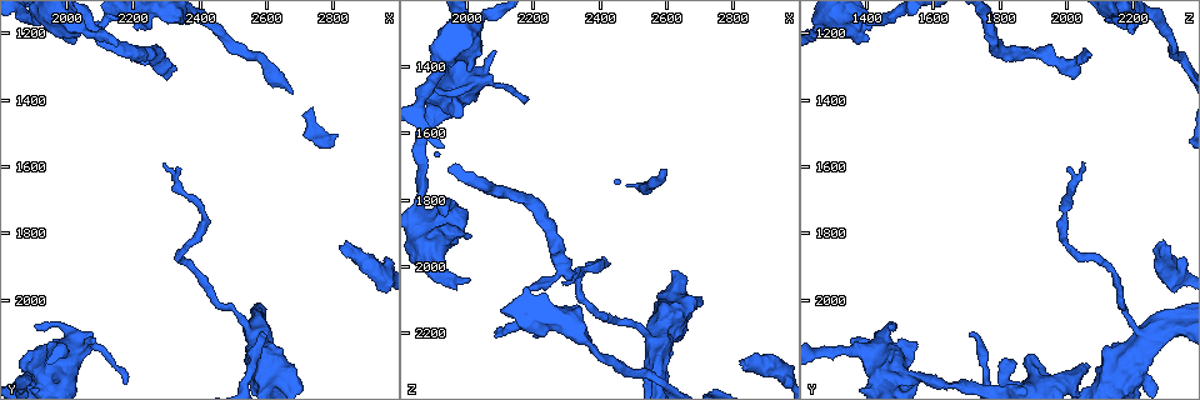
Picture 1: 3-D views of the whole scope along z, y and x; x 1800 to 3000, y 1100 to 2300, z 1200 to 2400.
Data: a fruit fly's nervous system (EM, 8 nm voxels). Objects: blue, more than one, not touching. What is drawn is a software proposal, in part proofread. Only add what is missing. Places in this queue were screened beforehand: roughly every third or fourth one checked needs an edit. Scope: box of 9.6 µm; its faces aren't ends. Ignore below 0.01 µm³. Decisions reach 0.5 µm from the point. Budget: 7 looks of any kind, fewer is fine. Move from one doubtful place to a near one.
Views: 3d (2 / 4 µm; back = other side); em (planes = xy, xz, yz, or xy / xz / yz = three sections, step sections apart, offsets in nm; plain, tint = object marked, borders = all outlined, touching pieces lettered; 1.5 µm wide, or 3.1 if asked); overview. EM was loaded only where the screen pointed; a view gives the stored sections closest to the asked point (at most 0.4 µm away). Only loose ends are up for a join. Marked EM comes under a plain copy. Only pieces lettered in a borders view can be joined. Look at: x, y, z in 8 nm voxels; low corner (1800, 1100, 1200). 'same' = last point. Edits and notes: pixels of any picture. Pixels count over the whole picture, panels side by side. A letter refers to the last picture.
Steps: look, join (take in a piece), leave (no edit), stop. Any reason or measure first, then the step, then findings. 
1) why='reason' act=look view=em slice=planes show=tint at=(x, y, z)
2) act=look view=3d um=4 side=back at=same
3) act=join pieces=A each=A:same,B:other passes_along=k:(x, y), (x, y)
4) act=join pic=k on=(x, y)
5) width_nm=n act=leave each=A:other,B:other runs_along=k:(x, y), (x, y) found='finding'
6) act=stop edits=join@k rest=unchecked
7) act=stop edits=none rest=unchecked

why='thick end' act=look view=em slice=planes show=borders at=(2210, 1180, 2210)

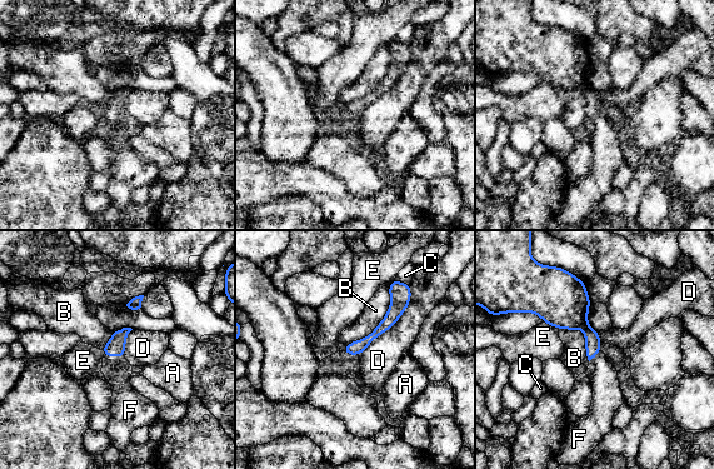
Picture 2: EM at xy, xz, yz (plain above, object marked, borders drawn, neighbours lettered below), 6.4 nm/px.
act=join pieces=F each=A:other,B:other,C:other,D:other,E:other,F:same passes_along=2:(115, 347), (114, 355), (116, 370) found='it goes on there'

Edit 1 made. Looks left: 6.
why='redraw' act=look view=overview

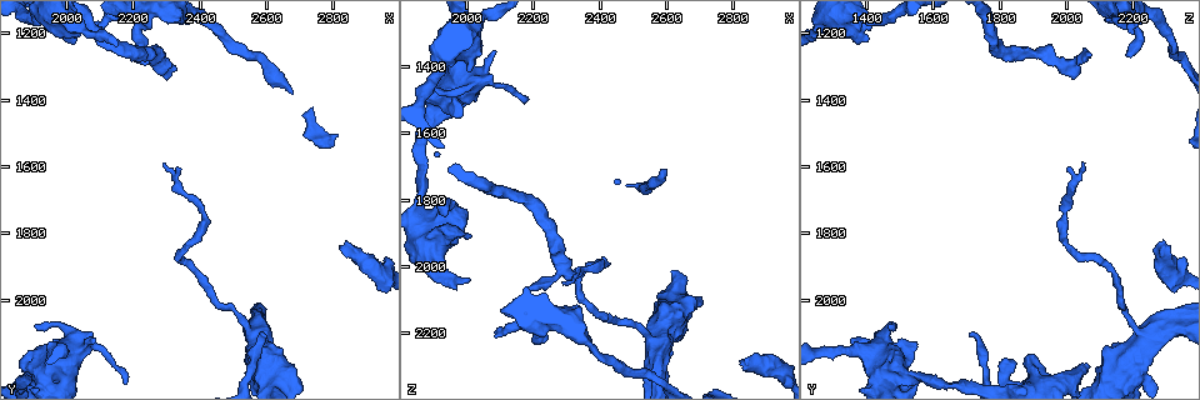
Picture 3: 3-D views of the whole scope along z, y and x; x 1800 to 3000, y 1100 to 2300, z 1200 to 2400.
why='an open end' act=look view=3d um=4 side=back at=(2080, 2100, 1430)

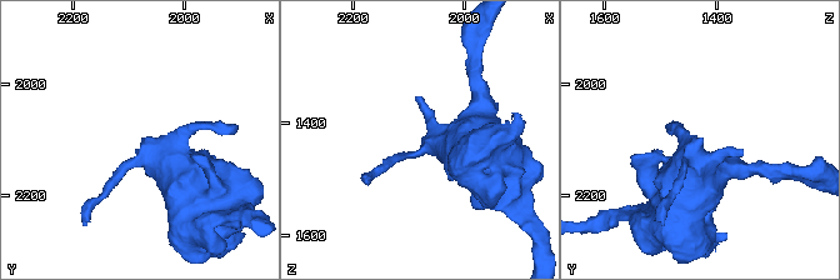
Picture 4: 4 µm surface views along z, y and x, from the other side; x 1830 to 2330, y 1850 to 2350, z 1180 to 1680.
act=look view=em slice=planes show=borders at=(2075, 2100, 1425)

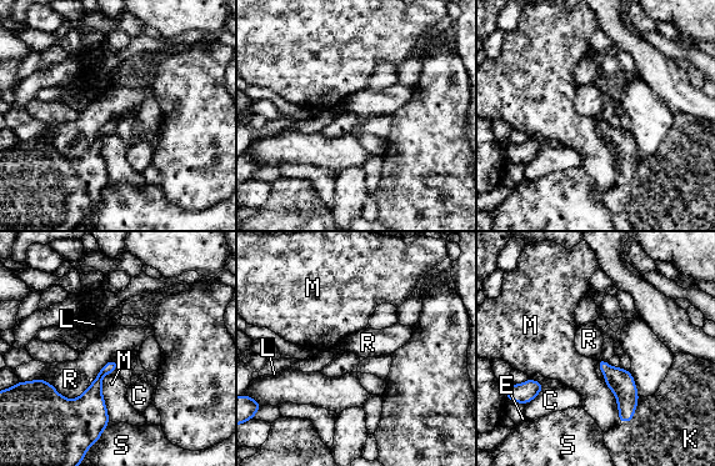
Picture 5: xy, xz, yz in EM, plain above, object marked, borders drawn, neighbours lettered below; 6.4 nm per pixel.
longest_contact=R:600nm act=leave each=C:other,E:other,K:other,L:other,M:other,R:other,S:other border=5:(115, 370), (103, 377), (110, 420) found='none of them fits'

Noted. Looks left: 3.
act=stop edits=join@2 rest=unchecked

